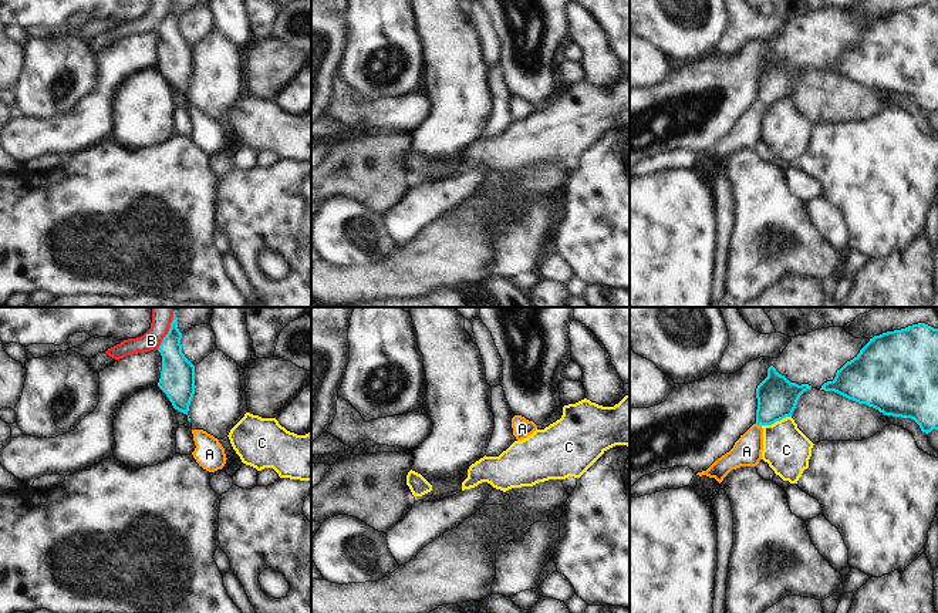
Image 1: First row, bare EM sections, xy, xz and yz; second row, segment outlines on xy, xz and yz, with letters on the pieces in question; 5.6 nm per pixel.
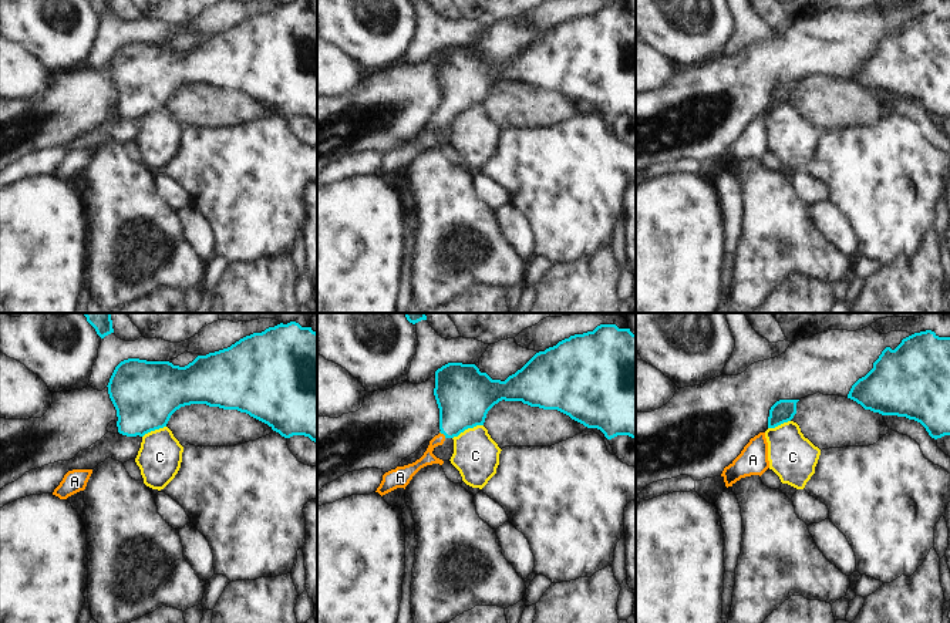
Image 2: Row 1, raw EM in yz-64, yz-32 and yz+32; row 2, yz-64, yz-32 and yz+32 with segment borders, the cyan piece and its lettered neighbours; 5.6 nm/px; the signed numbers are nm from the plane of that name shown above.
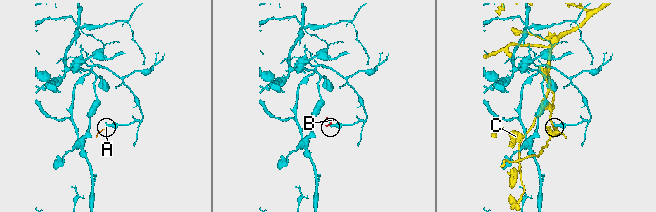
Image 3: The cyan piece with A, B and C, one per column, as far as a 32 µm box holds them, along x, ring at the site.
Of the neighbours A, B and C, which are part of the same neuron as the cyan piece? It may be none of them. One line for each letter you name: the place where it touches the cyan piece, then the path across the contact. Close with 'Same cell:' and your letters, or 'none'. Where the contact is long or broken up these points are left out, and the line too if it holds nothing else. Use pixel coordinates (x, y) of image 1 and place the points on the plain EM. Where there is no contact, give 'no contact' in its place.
A: contact yz (759, 105); way yz (778, 78), (759, 105), (746, 132)
Same cell: A

